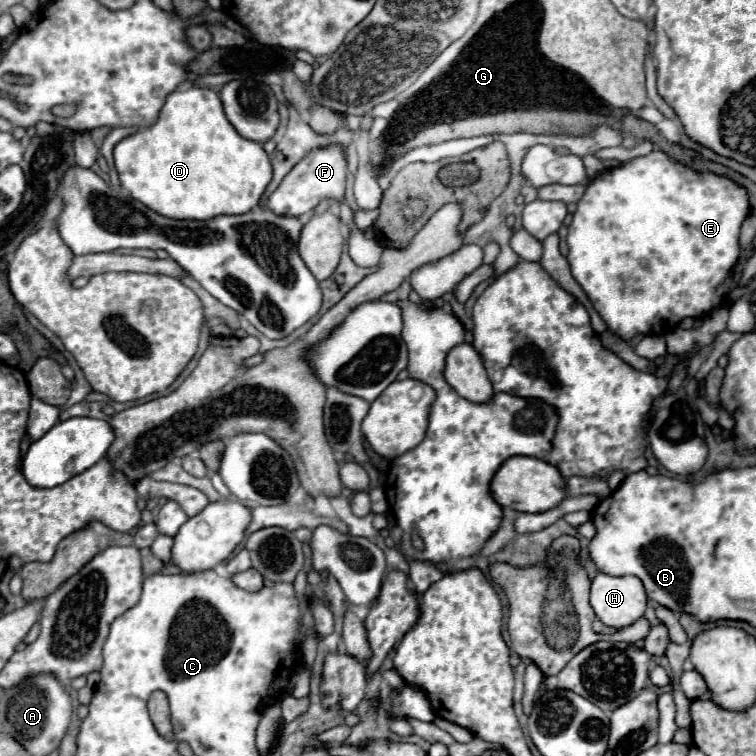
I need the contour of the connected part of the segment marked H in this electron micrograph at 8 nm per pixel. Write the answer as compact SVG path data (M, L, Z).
M599 572L591 584L591 606L611 628L627 628L645 614L647 594L637 576L609 576Z

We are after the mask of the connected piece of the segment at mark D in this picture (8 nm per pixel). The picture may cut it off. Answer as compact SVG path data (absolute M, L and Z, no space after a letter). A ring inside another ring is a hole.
M209 88L175 90L157 122L115 146L121 186L135 200L175 220L211 220L255 208L271 182L271 162L263 146L245 140L225 118L217 92Z

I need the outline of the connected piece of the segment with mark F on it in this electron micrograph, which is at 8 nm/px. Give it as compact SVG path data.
M329 144L325 148L313 148L307 156L303 156L303 160L299 160L299 164L295 164L295 168L283 178L279 188L269 196L267 208L271 208L275 214L301 216L327 198L345 202L345 178L347 178L347 154L343 146Z

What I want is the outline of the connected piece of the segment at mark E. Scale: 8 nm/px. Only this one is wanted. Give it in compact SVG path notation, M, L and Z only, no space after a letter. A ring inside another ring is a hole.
M653 150L653 152L645 154L645 156L633 158L629 162L623 162L617 168L603 170L601 174L597 174L589 182L583 198L577 202L577 210L575 210L573 222L569 226L569 234L567 234L569 254L567 254L567 260L571 264L571 272L575 276L575 280L587 292L587 296L593 302L595 310L607 322L607 326L609 326L611 332L615 332L623 340L631 340L637 334L649 334L649 332L667 334L667 332L673 332L677 328L677 324L679 324L681 318L687 318L687 316L691 316L691 318L703 318L713 308L721 306L721 300L715 294L715 290L717 290L719 284L723 284L723 280L729 276L731 268L735 266L735 262L741 256L739 228L741 228L741 224L743 224L743 220L747 216L749 216L749 196L747 196L747 190L743 186L739 186L733 180L729 180L727 176L719 176L715 172L697 172L697 170L693 170L693 168L677 162L675 158L671 158L669 154L665 154L661 150Z

